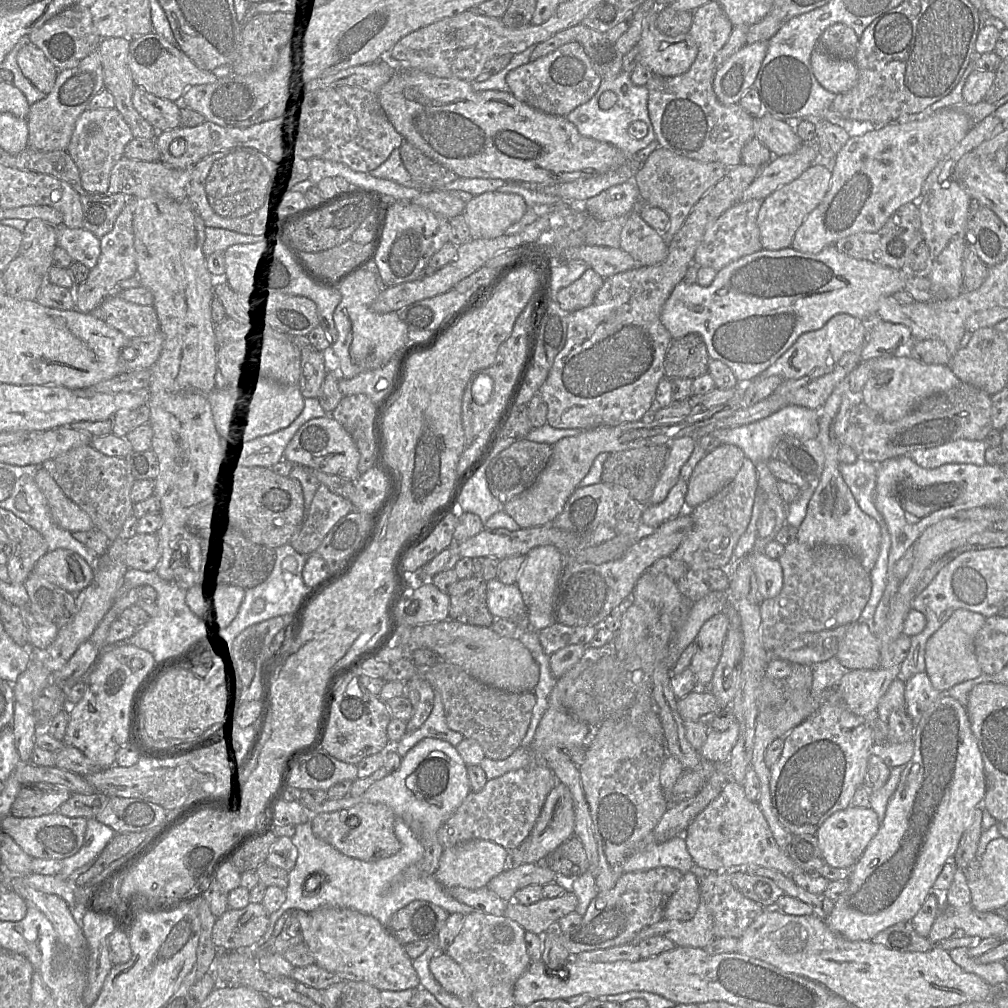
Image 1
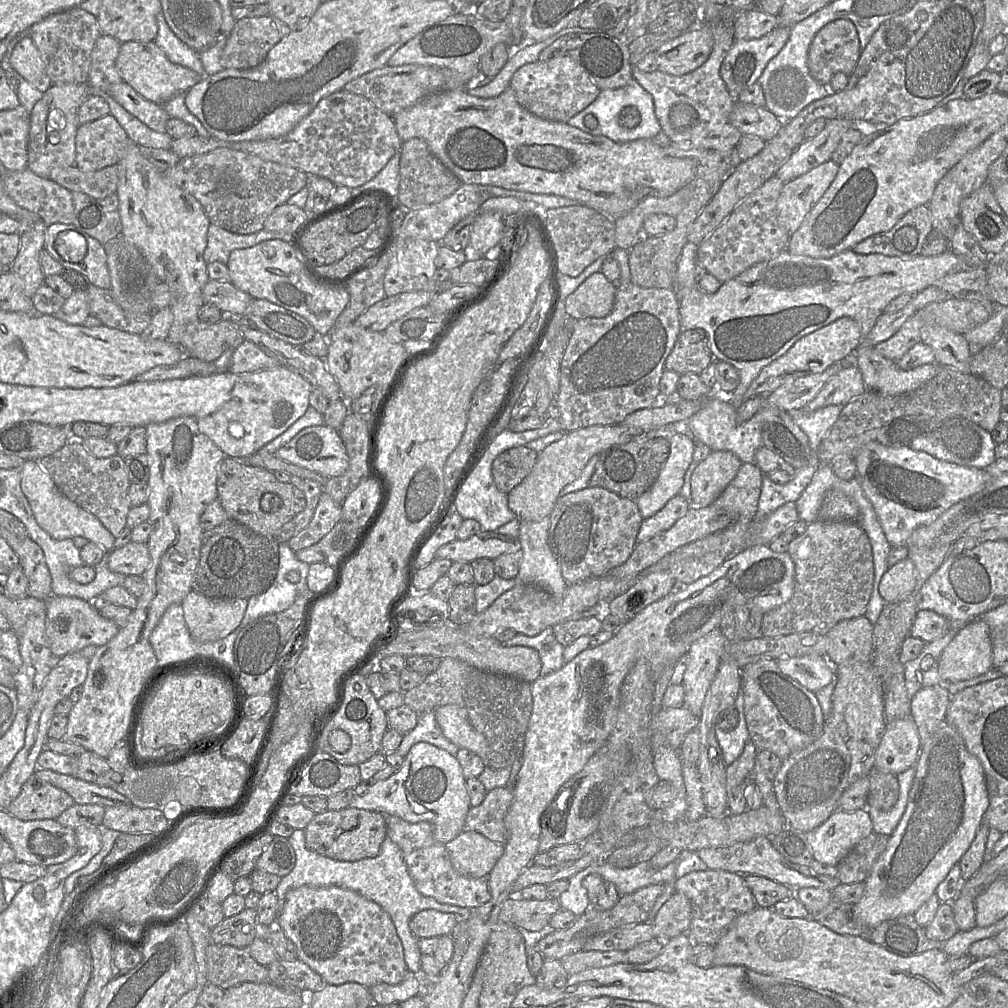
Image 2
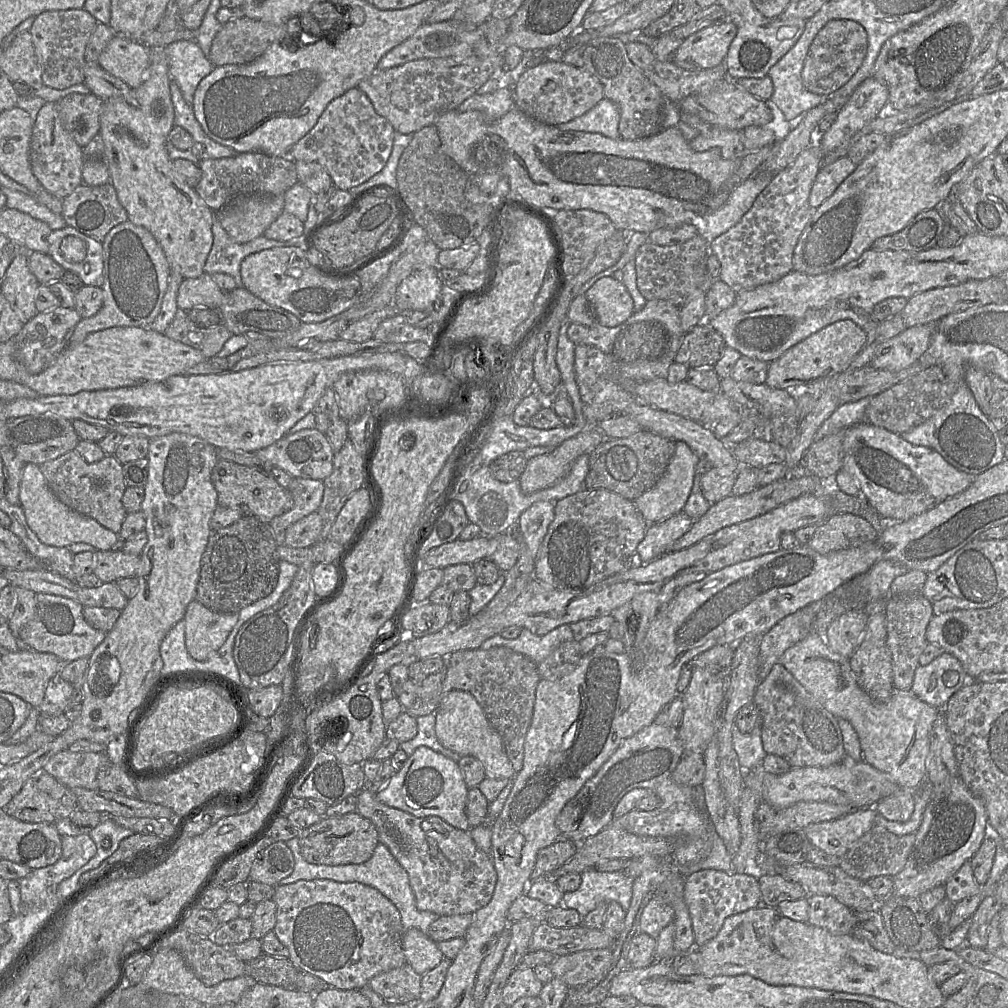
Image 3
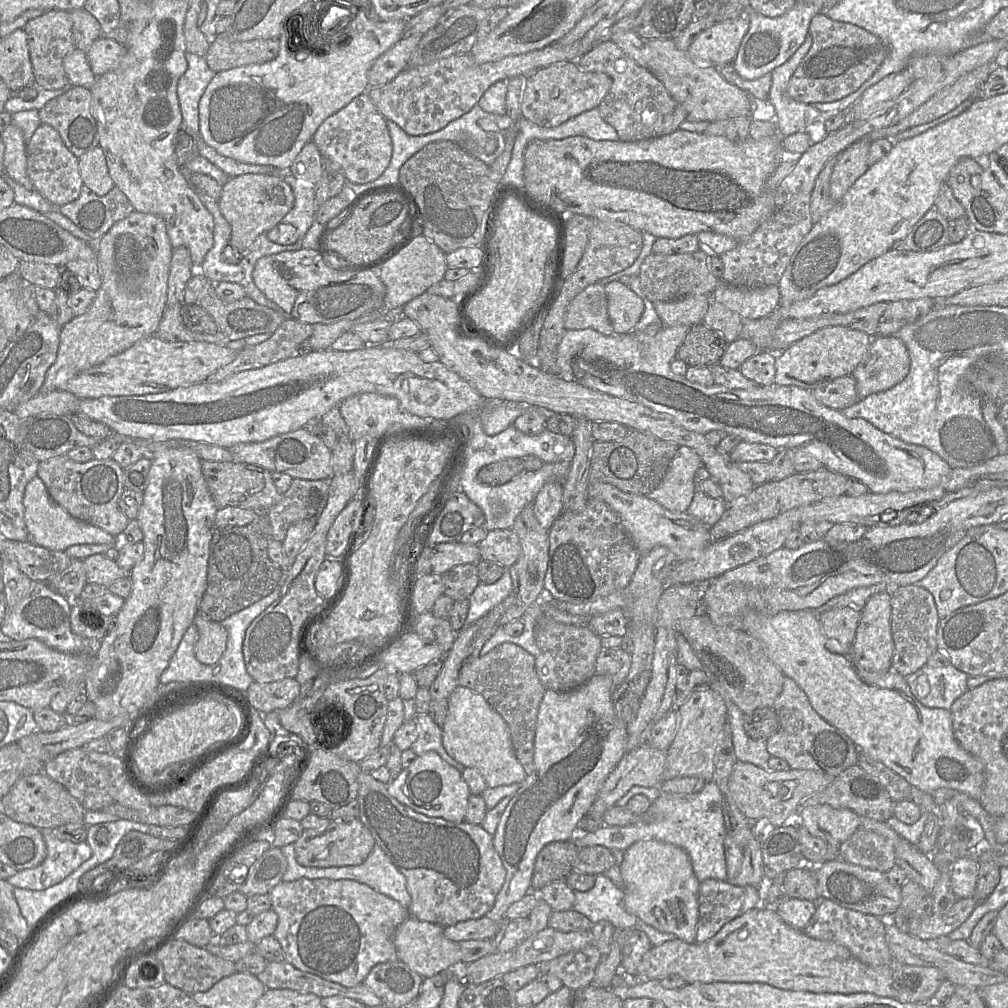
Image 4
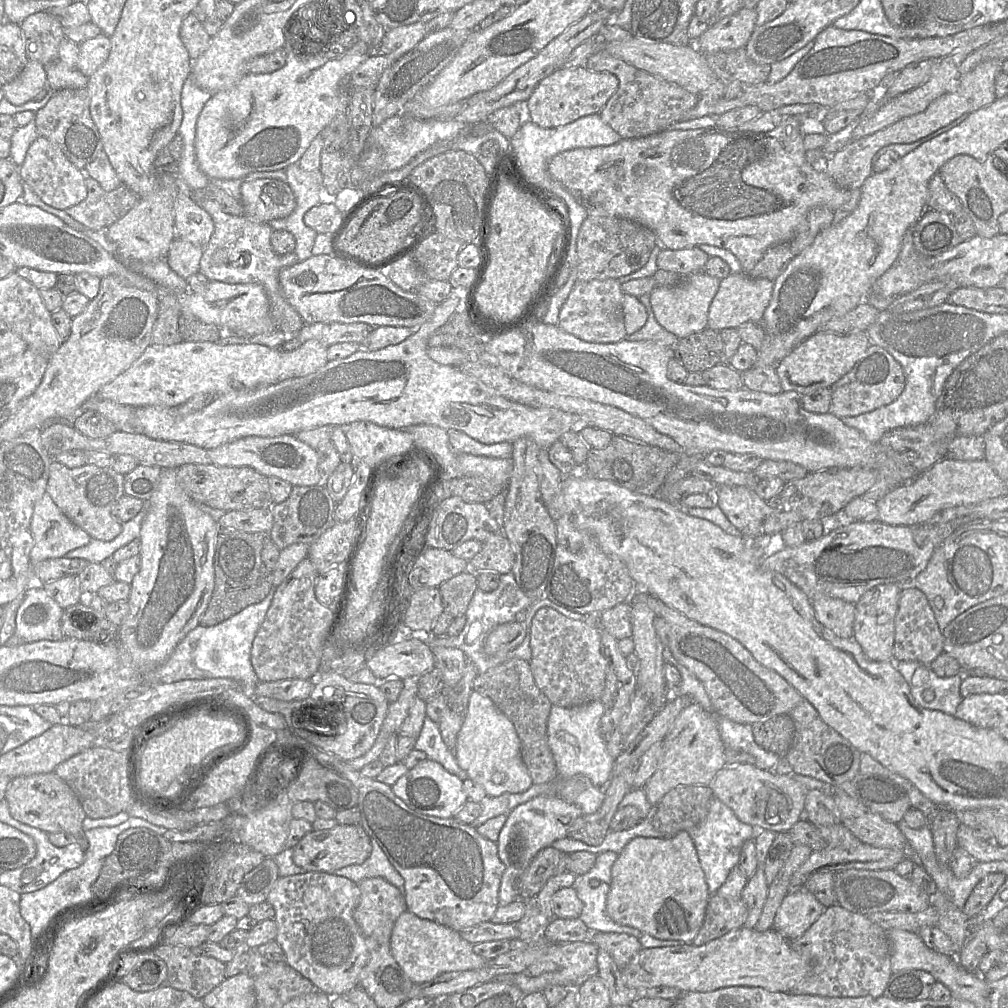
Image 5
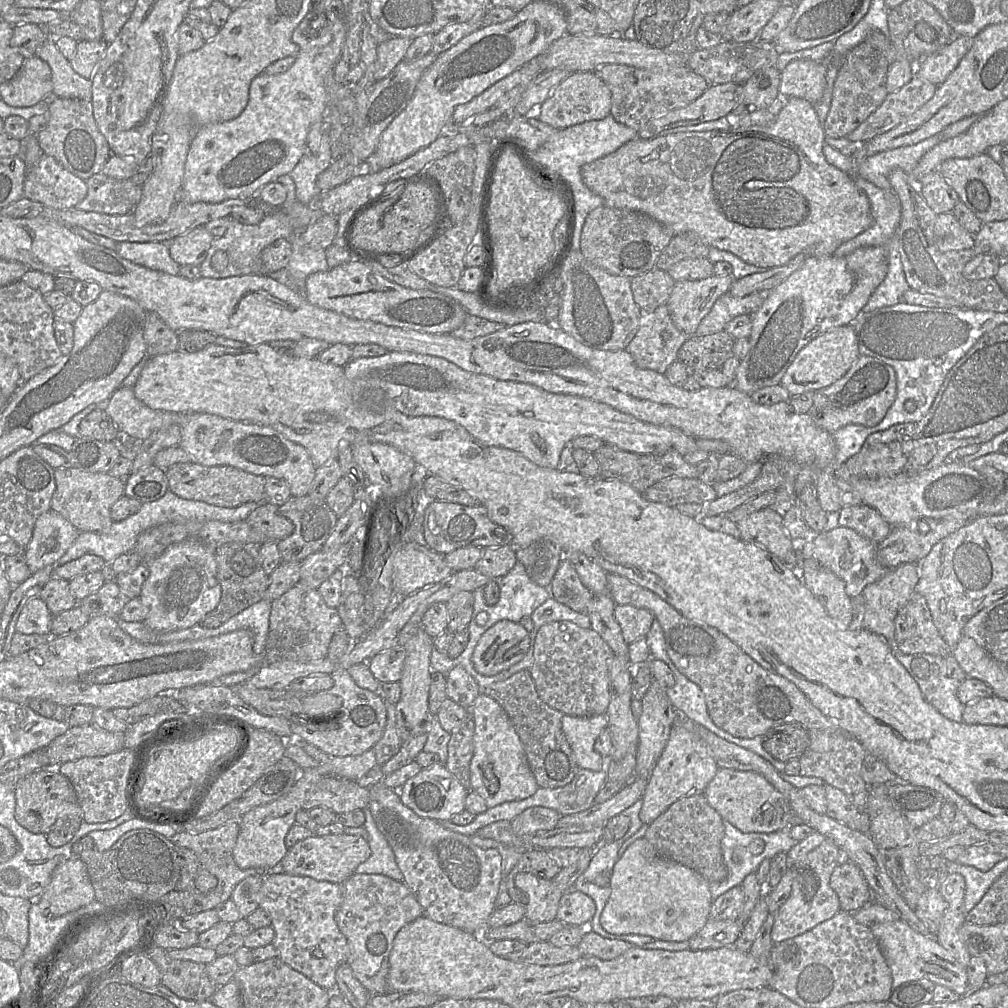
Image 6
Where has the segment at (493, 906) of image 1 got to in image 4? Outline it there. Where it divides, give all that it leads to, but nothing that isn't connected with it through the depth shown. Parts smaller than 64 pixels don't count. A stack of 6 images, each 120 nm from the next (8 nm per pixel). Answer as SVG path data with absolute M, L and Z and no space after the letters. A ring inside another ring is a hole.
M362 770L358 775L357 800L358 818L370 830L375 842L406 878L406 888L411 897L408 909L410 916L419 921L446 927L484 917L492 909L504 883L506 871L494 848L493 836L481 825L465 821L456 823L415 812L392 797L387 790L387 784L376 780L369 772Z

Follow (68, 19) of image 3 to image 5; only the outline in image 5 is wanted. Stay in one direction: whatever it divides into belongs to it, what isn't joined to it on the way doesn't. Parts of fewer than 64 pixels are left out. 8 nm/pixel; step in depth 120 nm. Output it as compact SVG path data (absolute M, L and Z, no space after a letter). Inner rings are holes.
M40 11L27 16L20 24L29 60L42 65L60 61L59 47L65 37L62 24L49 14Z

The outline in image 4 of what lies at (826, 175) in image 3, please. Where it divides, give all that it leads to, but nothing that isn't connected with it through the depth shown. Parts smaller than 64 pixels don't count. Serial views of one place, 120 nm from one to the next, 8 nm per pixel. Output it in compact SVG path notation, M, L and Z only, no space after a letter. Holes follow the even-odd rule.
M859 139L836 156L830 178L830 196L837 202L868 169L871 142Z

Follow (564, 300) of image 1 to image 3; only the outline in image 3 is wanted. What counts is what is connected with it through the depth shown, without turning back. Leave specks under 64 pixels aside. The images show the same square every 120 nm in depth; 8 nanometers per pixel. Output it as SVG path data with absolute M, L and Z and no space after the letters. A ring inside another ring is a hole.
M613 277L597 280L584 293L596 321L605 327L625 322L634 312L633 299L623 284Z

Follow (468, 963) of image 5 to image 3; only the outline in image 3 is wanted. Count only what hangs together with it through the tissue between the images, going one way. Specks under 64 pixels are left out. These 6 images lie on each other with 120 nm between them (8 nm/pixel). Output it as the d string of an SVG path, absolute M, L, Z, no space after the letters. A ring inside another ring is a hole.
M417 928L403 933L402 948L406 963L419 975L434 969L444 959L437 943Z

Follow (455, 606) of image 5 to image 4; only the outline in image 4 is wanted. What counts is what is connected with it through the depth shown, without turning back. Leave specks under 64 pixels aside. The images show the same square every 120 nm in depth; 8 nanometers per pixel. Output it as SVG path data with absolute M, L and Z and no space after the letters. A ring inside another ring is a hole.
M461 564L452 567L443 575L444 594L454 601L469 599L480 583L476 564Z

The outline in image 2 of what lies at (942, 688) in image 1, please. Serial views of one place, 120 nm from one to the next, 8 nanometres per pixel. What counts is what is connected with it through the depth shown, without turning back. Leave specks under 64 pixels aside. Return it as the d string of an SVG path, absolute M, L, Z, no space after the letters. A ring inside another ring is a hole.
M975 619L963 626L944 648L938 666L943 681L975 678L993 668L989 626Z

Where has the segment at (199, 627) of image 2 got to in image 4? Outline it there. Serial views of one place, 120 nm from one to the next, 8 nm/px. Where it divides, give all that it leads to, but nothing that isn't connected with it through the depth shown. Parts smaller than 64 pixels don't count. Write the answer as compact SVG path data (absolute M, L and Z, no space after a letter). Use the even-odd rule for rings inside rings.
M200 611L193 624L198 629L199 639L195 645L195 657L205 665L216 663L226 650L228 633L220 622L213 621Z

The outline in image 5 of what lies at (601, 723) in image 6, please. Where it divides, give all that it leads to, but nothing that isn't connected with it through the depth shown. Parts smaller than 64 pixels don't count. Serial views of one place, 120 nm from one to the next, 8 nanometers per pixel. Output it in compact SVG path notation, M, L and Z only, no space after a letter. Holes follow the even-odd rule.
M601 700L572 708L552 705L547 721L547 737L558 778L584 775L596 787L604 788L608 784L615 760L608 753L607 742L600 731L600 720L603 714L604 707Z

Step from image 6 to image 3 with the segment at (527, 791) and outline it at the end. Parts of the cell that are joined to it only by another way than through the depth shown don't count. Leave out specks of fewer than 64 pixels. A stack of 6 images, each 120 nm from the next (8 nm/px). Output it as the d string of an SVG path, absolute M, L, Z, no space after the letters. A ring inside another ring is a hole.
M452 690L445 695L435 714L435 733L439 743L462 756L477 758L491 779L510 779L516 776L500 734L491 726L475 697L463 690Z

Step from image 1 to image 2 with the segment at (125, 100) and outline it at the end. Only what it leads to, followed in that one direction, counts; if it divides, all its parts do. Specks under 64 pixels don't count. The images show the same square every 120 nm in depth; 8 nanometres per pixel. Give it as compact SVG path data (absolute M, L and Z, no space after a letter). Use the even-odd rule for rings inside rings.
M100 35L91 53L88 84L108 93L112 85L122 82L116 69L121 43L108 35Z

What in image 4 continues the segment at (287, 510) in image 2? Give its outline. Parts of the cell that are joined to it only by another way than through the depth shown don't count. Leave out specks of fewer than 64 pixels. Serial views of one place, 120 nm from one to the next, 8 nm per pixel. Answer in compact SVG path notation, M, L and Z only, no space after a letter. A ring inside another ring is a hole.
M203 461L202 473L219 508L233 506L267 513L283 498L283 494L277 490L272 480L272 472L254 464Z

